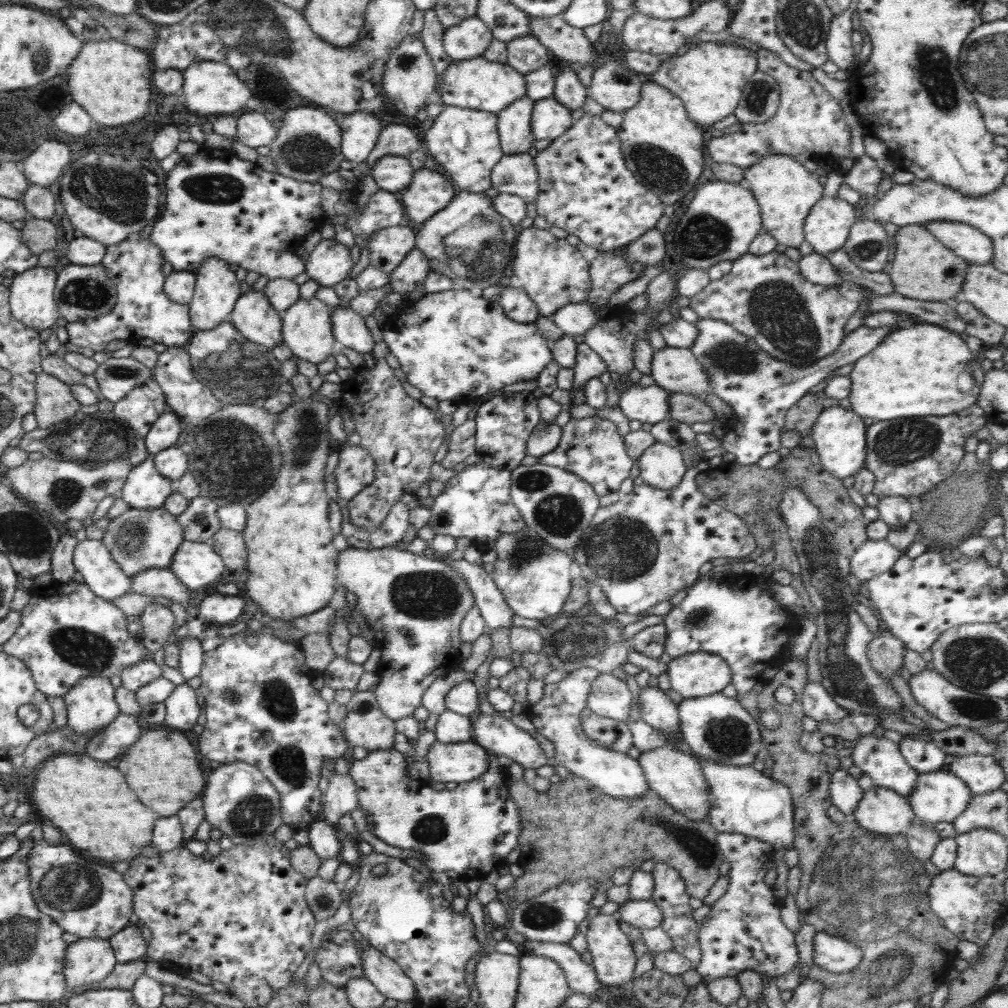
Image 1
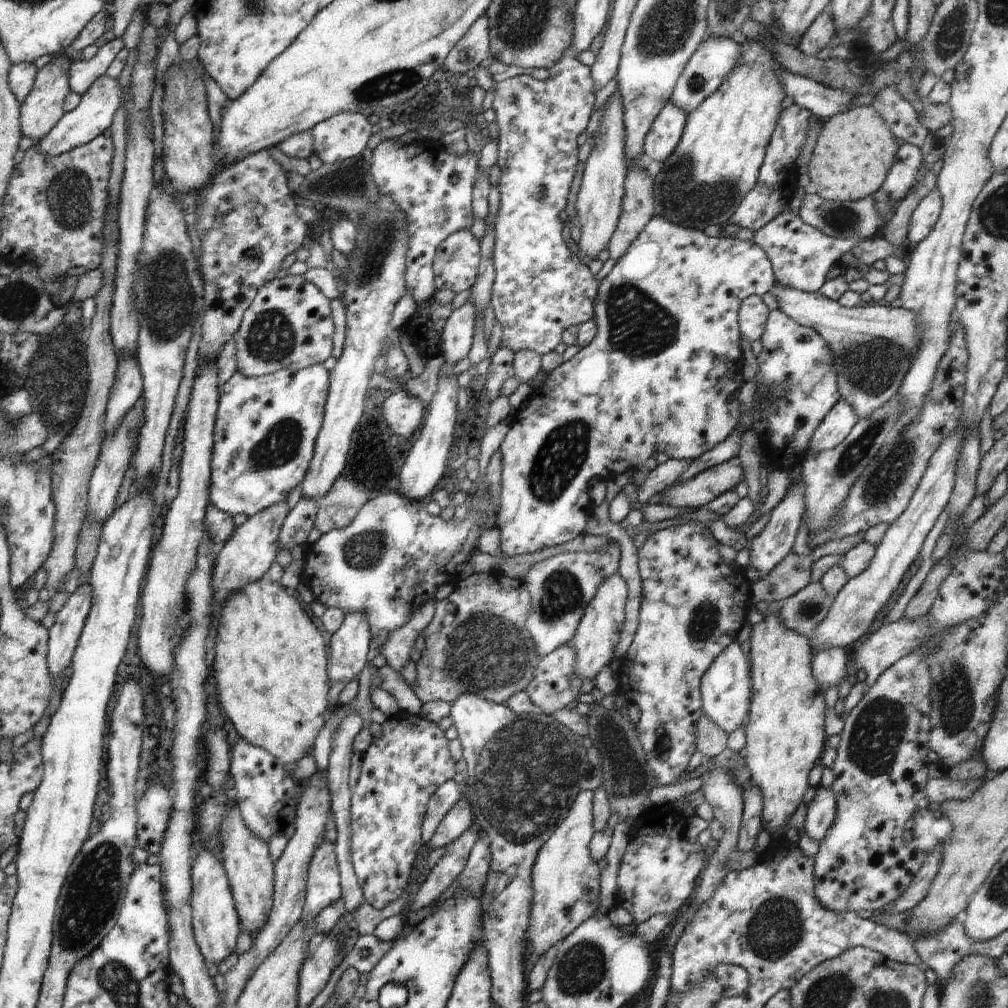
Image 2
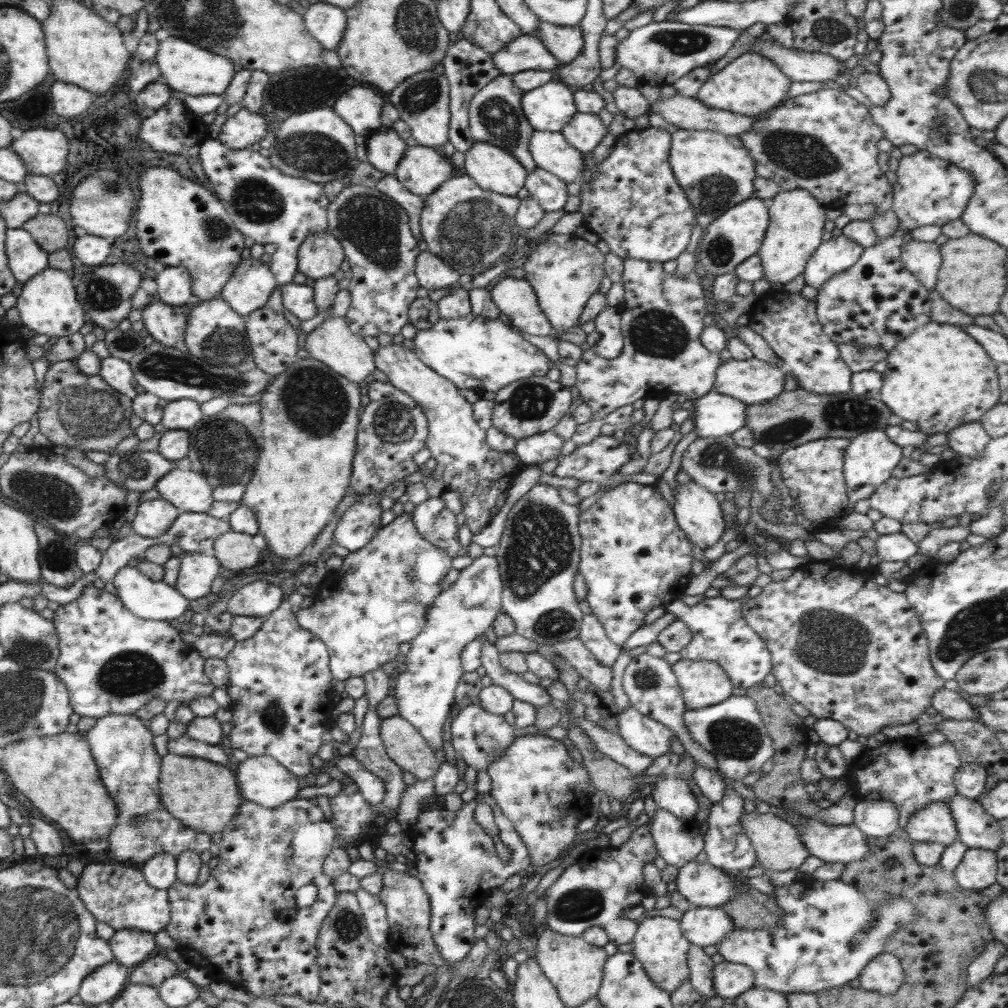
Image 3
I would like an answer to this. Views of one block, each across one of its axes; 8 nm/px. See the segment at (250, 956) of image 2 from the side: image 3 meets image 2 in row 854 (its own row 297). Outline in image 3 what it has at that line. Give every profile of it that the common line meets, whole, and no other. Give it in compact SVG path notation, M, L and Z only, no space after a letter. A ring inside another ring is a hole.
M290 283L278 285L277 289L281 292L283 307L300 321L310 320L318 314L312 287Z

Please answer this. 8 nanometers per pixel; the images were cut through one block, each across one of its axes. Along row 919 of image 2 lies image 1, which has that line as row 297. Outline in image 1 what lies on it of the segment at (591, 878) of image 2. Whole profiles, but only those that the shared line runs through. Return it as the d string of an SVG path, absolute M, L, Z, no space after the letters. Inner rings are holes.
M533 226L526 230L518 228L512 270L517 285L526 291L538 307L539 314L545 317L552 317L558 308L566 304L584 302L590 294L589 263L578 248L568 244L565 239L556 238L549 230Z

